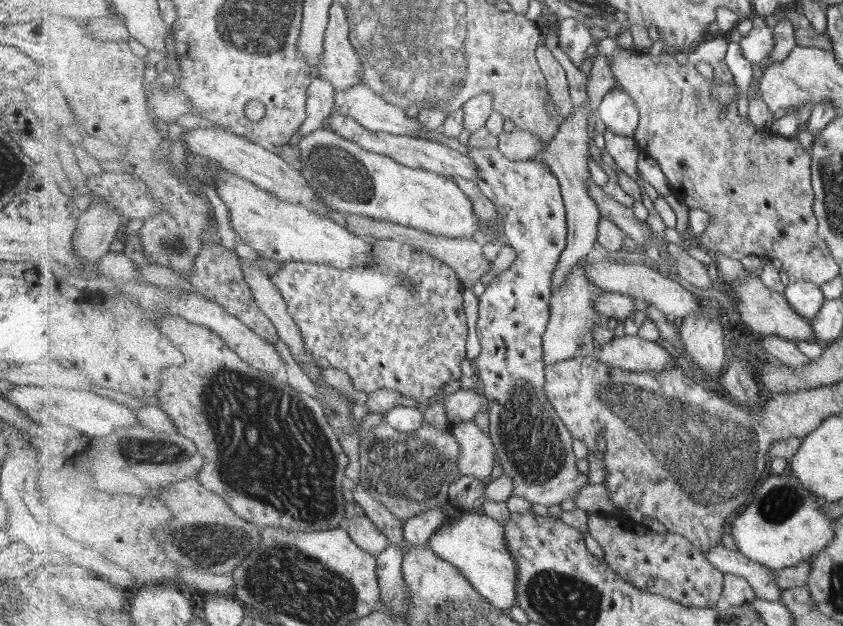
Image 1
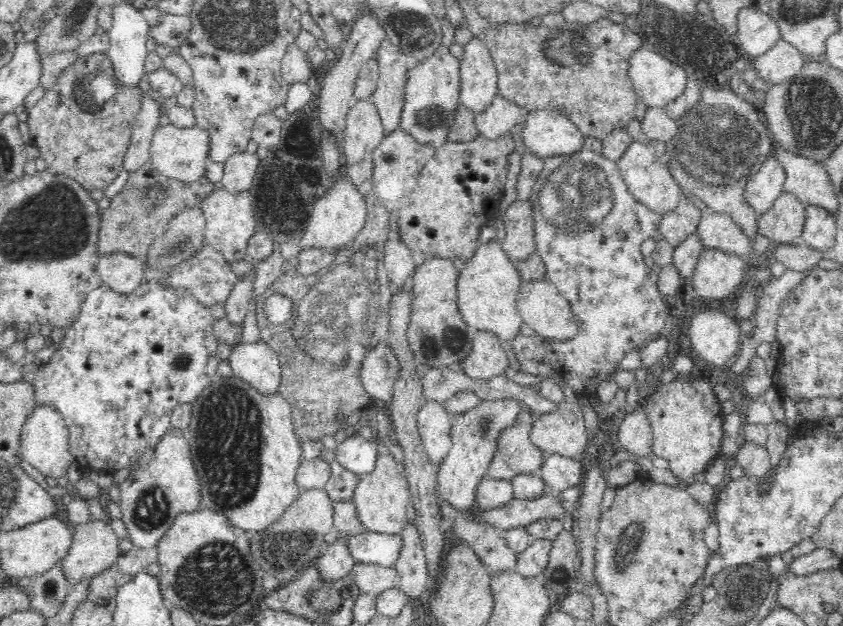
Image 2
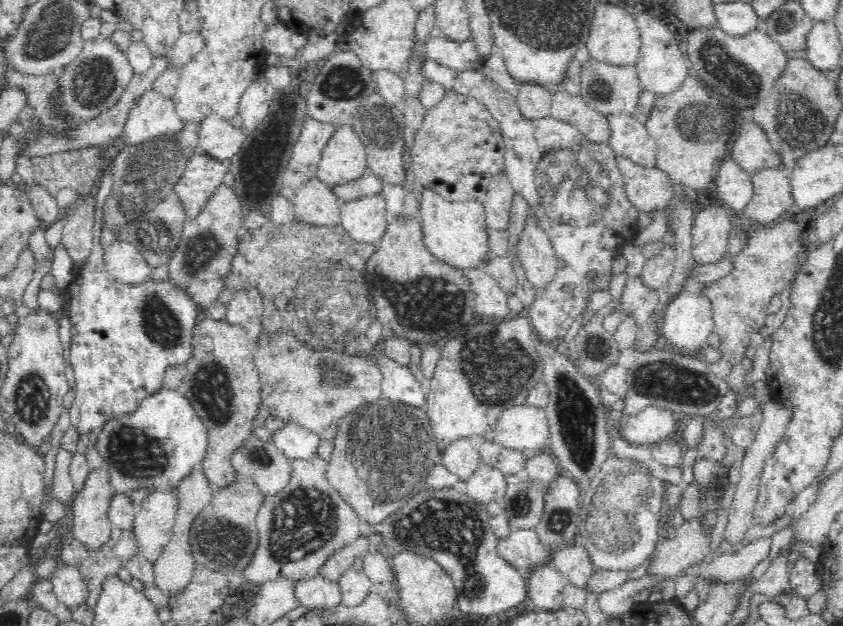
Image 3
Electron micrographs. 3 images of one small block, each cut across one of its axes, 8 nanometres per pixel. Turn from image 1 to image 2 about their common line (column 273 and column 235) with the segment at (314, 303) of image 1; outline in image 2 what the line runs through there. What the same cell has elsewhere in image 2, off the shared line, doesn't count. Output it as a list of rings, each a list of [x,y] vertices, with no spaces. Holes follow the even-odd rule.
[[[204,245],[192,258],[174,267],[164,281],[173,286],[184,286],[208,307],[217,303],[224,305],[237,280],[230,267],[230,261],[214,247]]]

